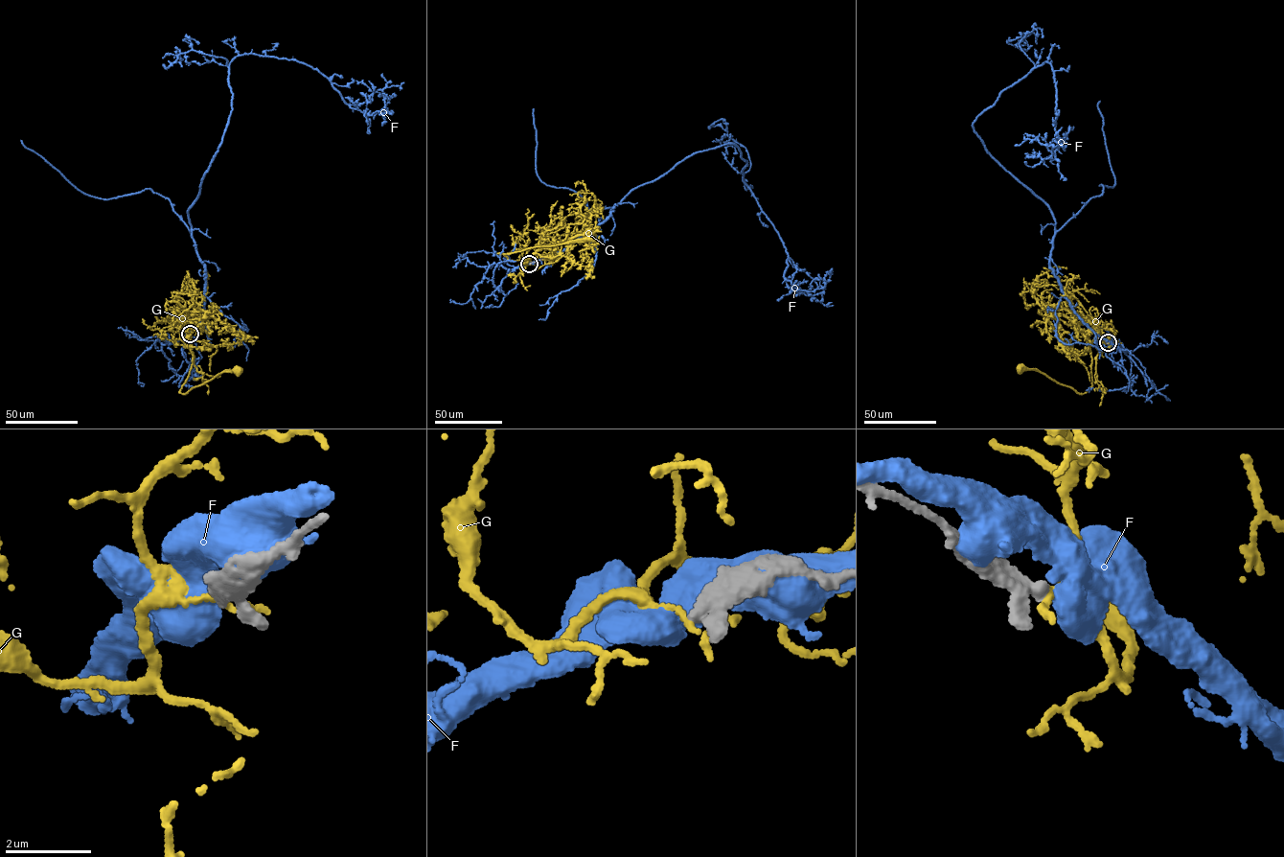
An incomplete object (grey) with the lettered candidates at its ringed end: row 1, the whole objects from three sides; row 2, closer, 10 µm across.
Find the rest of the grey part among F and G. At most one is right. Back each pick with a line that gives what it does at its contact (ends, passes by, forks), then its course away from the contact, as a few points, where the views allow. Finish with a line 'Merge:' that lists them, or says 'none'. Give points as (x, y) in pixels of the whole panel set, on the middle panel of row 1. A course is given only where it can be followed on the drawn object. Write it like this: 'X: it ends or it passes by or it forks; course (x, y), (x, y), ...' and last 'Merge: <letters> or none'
Merge: none

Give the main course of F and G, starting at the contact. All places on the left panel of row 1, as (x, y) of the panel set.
F: (190, 333), (206, 269), (187, 214), (232, 60), (292, 59), (352, 107), (384, 107)
G: (190, 334), (188, 324), (182, 328), (179, 324), (189, 335), (193, 359), (180, 393), (220, 373), (237, 371)

